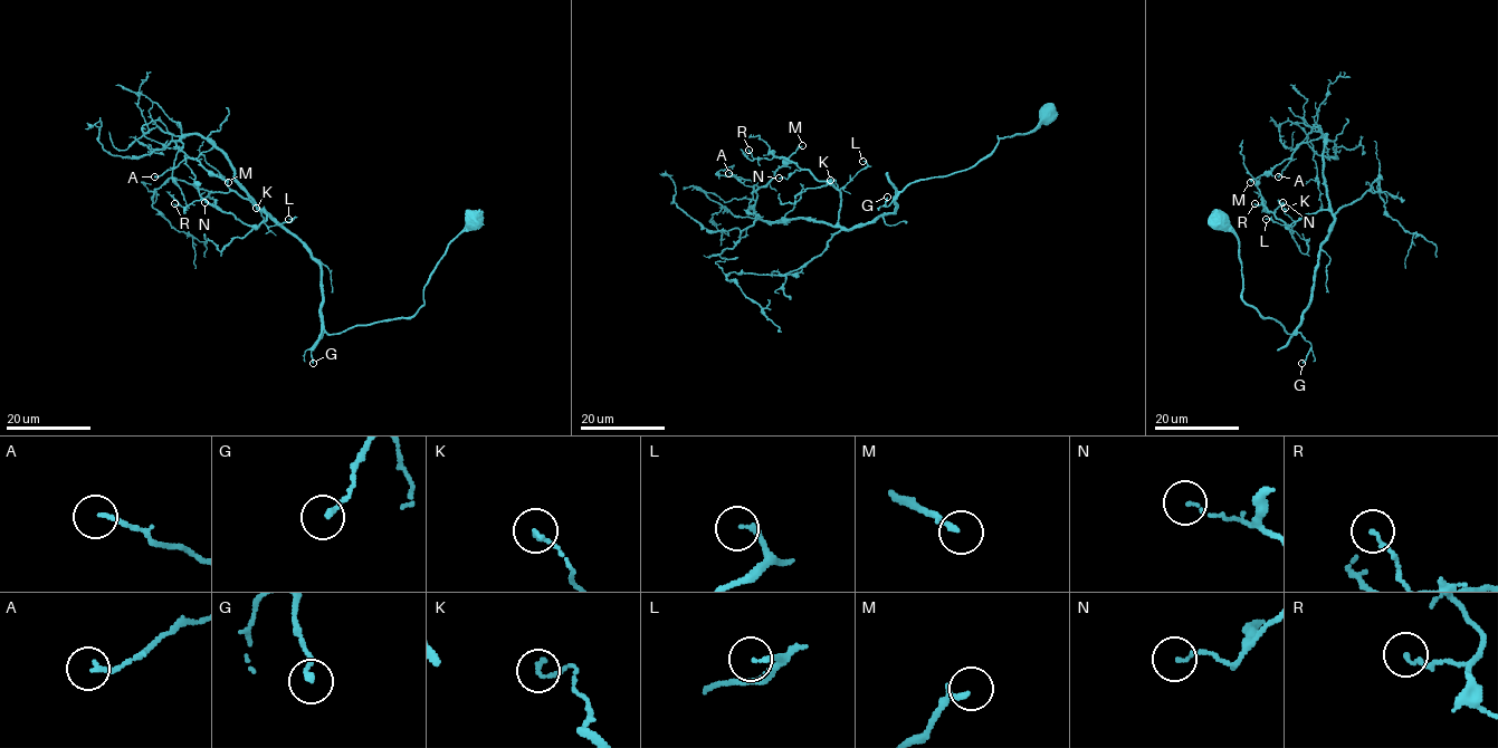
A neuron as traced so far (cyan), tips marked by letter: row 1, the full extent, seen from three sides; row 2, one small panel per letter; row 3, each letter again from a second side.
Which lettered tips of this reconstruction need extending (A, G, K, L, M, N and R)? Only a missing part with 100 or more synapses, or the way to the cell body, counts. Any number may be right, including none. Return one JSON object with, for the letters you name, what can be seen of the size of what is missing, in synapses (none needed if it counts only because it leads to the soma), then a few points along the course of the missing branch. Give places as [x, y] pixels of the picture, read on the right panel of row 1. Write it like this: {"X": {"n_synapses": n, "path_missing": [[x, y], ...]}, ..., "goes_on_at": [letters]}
{"goes_on_at": []}

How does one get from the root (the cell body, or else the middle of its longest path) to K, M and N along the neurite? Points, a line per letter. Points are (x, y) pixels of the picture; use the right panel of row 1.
K: (1219, 219), (1238, 240), (1242, 298), (1295, 334), (1334, 216), (1317, 210), (1294, 221), (1285, 208)
M: (1219, 219), (1238, 240), (1242, 298), (1295, 334), (1334, 223), (1323, 176), (1326, 134), (1250, 182)
N: (1219, 219), (1238, 240), (1242, 298), (1295, 334), (1334, 216), (1317, 210), (1286, 224), (1274, 213), (1282, 202)

